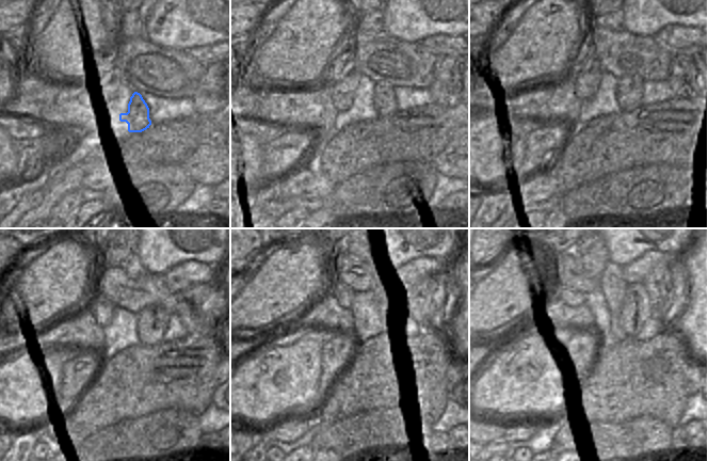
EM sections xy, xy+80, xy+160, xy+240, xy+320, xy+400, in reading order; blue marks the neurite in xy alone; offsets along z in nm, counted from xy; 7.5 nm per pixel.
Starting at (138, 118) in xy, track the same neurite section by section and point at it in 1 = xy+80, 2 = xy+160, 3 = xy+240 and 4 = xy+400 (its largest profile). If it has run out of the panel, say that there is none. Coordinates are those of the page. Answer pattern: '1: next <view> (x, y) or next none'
1: next xy+80 (384, 100)
2: next xy+160 (628, 89)
3: next xy+240 (151, 322)
4: next xy+400 (637, 310)

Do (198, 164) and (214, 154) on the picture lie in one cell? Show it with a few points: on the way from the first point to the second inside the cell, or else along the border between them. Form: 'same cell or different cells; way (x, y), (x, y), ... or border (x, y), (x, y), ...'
different cells; border (196, 148), (210, 174), (203, 183)

